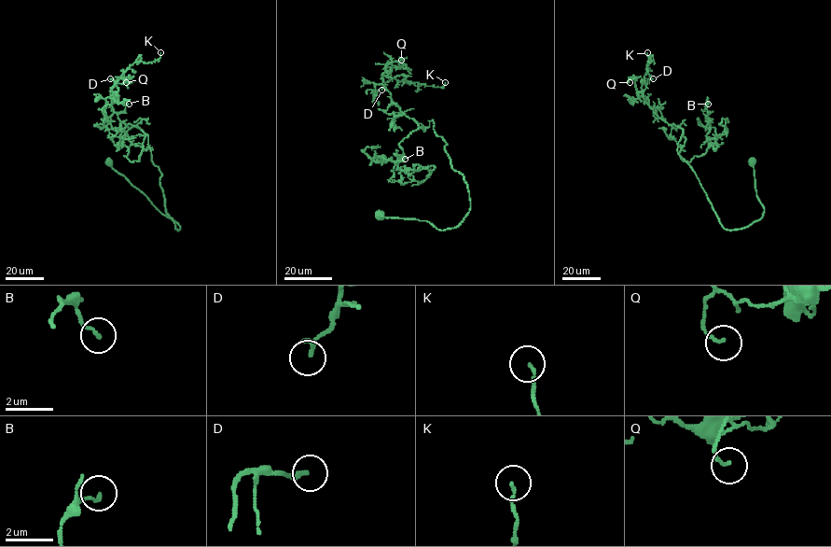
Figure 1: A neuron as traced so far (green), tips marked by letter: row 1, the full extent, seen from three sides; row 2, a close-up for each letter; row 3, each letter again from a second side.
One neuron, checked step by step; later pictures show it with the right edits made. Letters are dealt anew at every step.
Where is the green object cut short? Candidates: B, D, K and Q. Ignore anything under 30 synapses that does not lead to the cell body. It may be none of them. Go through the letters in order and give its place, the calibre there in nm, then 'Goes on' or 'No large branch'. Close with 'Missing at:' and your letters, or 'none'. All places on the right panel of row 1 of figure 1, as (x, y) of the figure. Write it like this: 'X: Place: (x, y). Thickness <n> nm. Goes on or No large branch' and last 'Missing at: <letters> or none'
B: Place: (708, 104). Thickness 140 nm. No large branch
D: Place: (653, 78). Thickness 180 nm. No large branch
K: Place: (647, 52). Thickness 120 nm. No large branch
Q: Place: (630, 82). Thickness 120 nm. No large branch
Missing at: none

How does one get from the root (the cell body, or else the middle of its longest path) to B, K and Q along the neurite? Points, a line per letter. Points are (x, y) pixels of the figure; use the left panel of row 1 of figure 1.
B: (108, 162), (180, 229), (166, 211), (148, 135), (131, 162), (104, 126), (129, 104)
K: (108, 162), (180, 229), (166, 211), (148, 135), (111, 105), (117, 79), (160, 52)
Q: (108, 162), (180, 229), (166, 211), (148, 135), (121, 121), (111, 105), (117, 78), (126, 82)

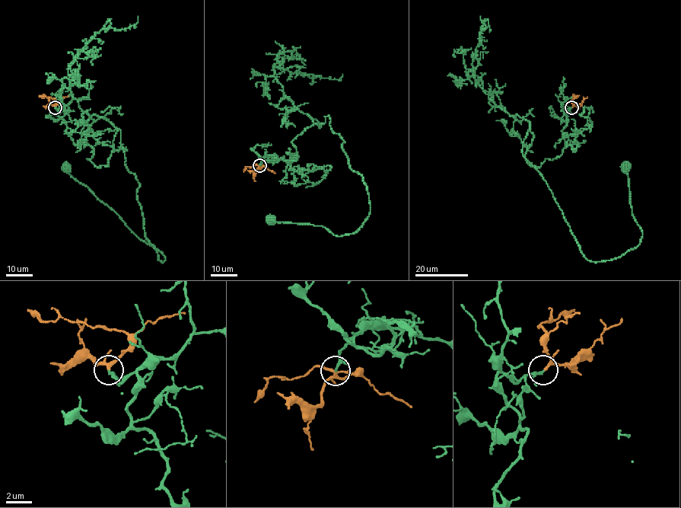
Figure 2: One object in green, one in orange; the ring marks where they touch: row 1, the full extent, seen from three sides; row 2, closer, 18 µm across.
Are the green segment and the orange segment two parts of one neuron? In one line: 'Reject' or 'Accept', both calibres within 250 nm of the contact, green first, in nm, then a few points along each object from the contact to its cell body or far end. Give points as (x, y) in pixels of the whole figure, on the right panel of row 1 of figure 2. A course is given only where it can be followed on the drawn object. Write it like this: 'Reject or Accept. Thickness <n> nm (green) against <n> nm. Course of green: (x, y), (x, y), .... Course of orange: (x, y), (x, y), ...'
Accept. Thickness 140 nm (green) against 150 nm. Course of green: (571, 107), (562, 108), (562, 154), (530, 165), (529, 129), (523, 155), (593, 262), (640, 243), (626, 167). Course of orange: (571, 107), (571, 98), (578, 95)

